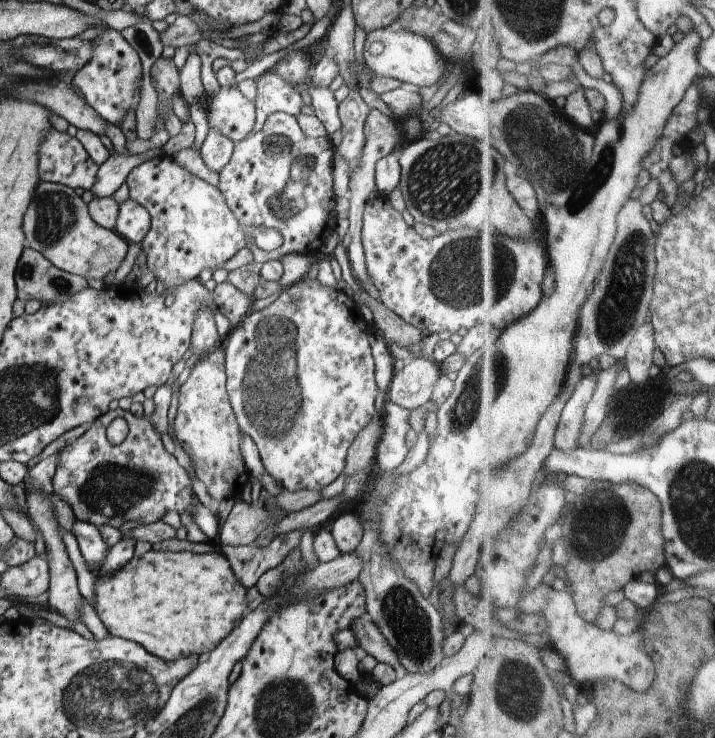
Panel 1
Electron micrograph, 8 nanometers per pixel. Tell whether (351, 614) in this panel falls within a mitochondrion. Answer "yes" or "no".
no

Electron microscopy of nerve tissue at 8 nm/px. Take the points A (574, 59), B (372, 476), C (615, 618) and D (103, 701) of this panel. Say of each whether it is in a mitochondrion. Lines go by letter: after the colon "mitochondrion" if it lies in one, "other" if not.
A: other
B: other
C: other
D: mitochondrion

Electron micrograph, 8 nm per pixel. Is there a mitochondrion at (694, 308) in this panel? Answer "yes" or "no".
no

